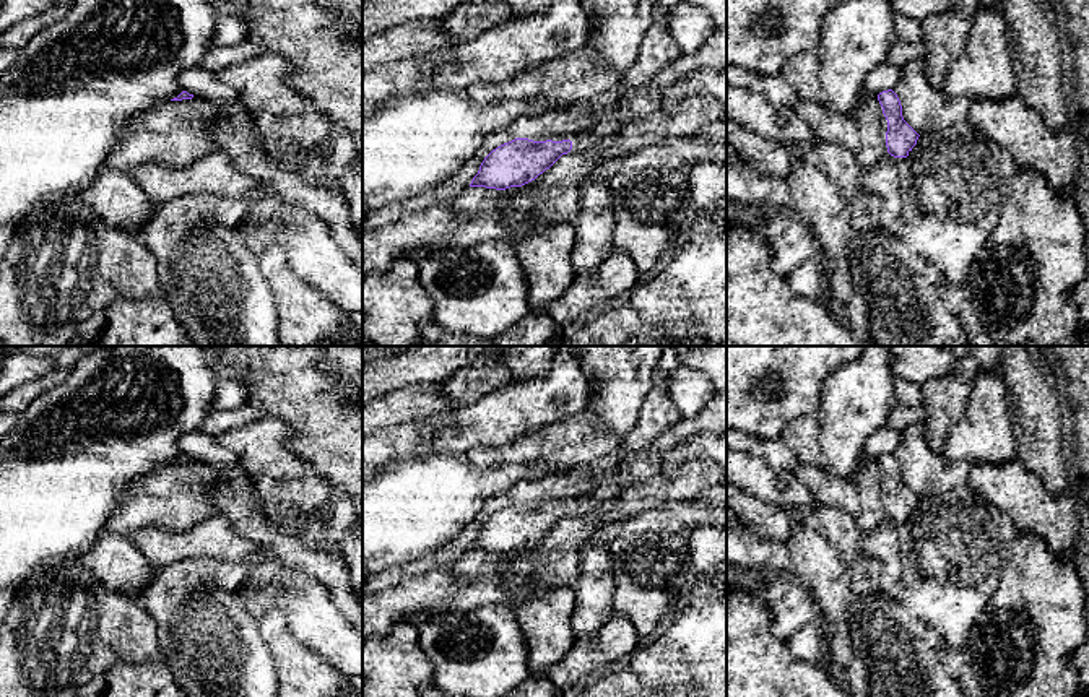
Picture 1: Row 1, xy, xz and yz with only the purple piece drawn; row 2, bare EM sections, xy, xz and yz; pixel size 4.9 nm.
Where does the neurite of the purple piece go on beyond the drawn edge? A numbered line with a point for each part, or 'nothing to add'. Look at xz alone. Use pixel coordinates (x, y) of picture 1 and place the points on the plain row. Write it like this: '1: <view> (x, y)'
1: xz (542, 491)

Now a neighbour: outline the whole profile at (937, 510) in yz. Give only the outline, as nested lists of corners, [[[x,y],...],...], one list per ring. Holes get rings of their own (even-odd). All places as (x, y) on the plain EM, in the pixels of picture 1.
[[[969,484],[922,497],[910,518],[899,526],[902,604],[912,616],[931,627],[941,643],[965,650],[974,624],[998,587],[1016,535],[1011,518]]]

